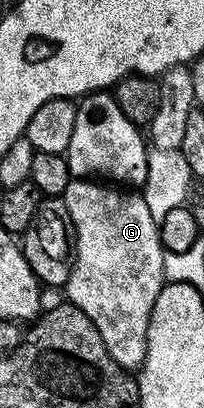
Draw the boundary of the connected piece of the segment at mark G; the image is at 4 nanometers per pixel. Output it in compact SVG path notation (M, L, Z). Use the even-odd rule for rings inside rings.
M73 178L62 199L74 233L74 259L66 285L67 303L82 310L82 314L94 322L98 334L102 334L102 342L106 342L106 350L110 350L110 358L114 358L118 366L136 370L146 358L150 314L166 281L163 272L165 251L160 241L159 223L154 214L150 214L143 195L136 193L135 196L132 192L135 191L121 190L92 178Z

